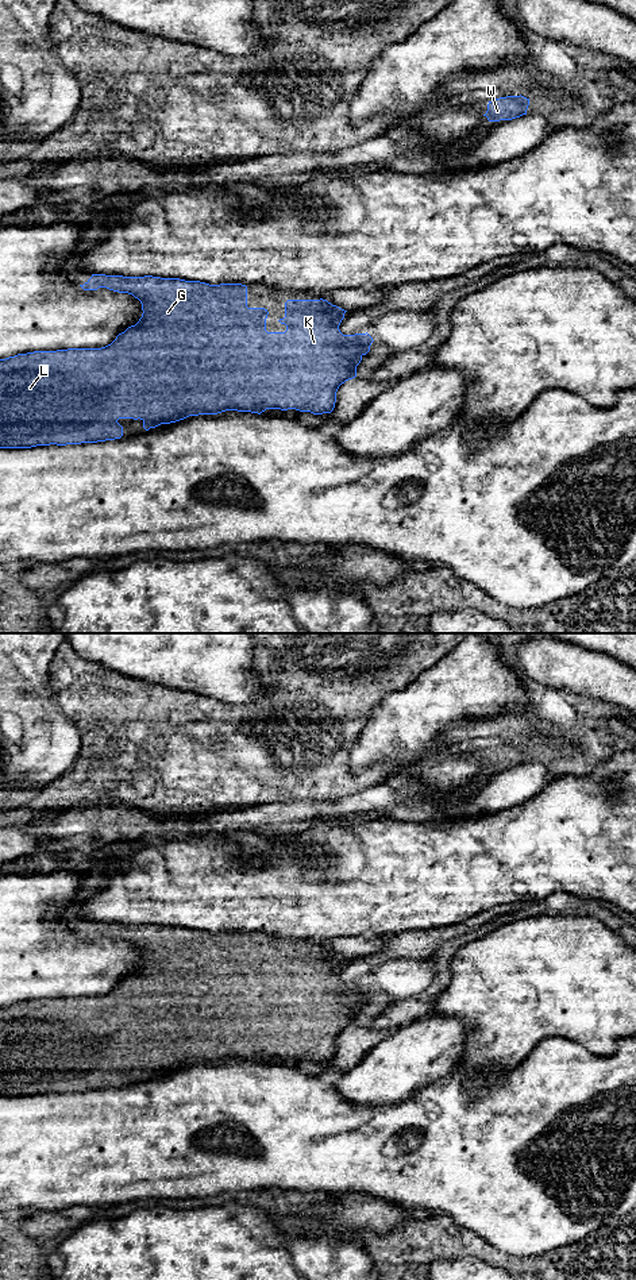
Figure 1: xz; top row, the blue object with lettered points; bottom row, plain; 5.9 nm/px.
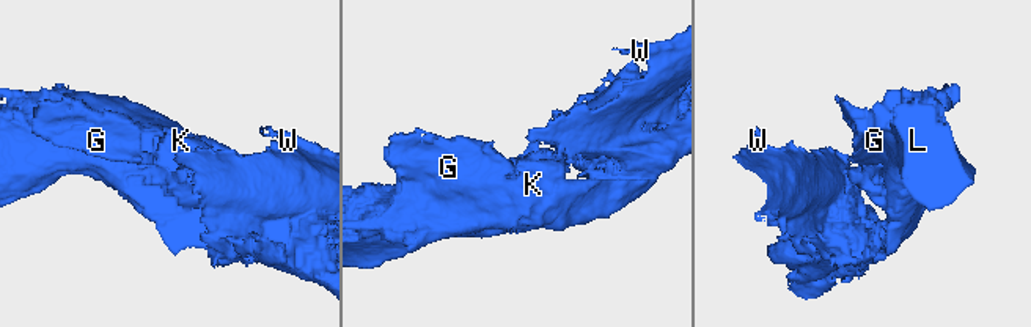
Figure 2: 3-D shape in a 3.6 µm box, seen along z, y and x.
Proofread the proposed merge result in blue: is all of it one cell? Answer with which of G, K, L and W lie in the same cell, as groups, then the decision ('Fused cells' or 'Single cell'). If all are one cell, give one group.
Groups: G K L W. Single cell

